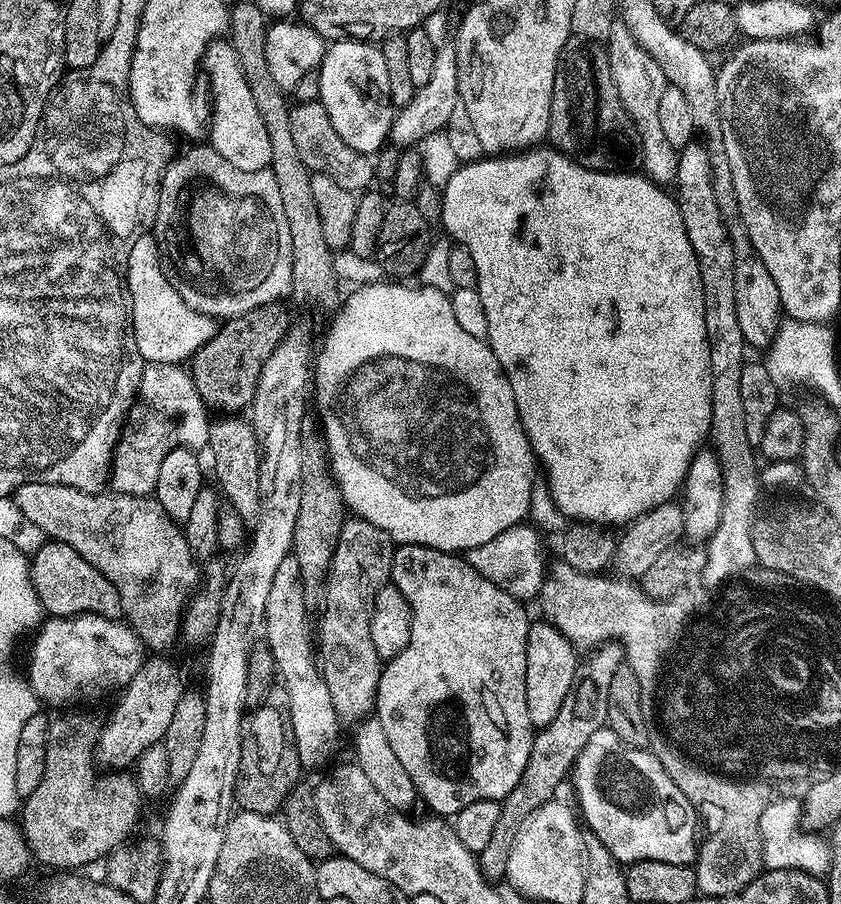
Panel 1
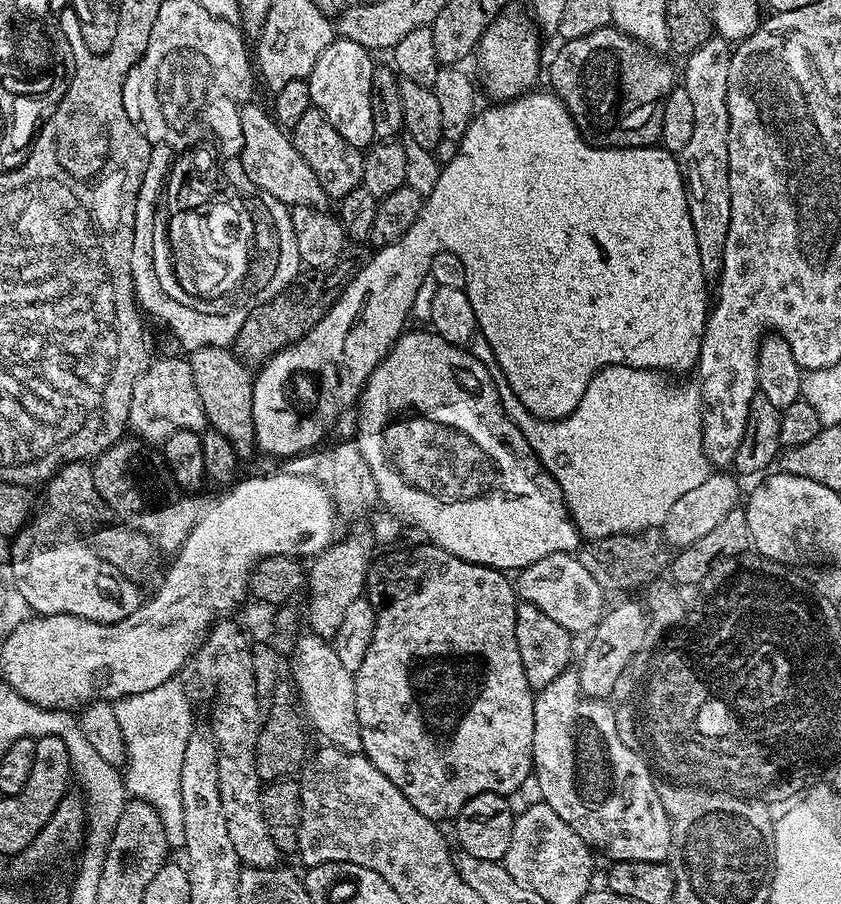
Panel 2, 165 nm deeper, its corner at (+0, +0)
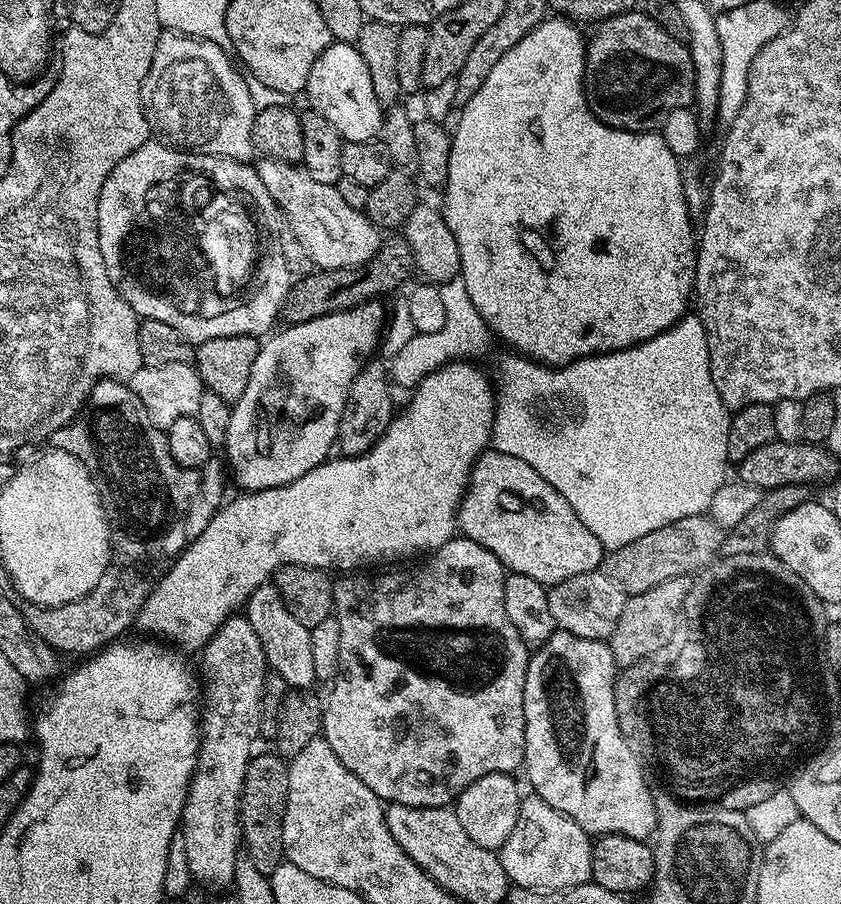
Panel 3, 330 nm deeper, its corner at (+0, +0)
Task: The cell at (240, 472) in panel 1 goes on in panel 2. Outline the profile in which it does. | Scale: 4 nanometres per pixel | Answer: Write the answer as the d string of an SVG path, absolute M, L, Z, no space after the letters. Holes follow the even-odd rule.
M231 347L198 348L187 361L194 374L194 387L198 389L207 427L224 434L230 440L230 446L234 446L237 457L250 455L256 448L253 369L238 359Z

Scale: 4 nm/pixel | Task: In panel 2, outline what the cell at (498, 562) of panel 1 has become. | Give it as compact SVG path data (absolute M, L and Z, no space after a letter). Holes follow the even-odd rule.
M571 552L550 554L530 566L519 569L514 576L514 587L517 597L523 603L538 606L542 614L554 618L558 626L573 634L591 633L606 611L605 588L594 582L594 577L586 570L586 566L582 566L579 555Z

